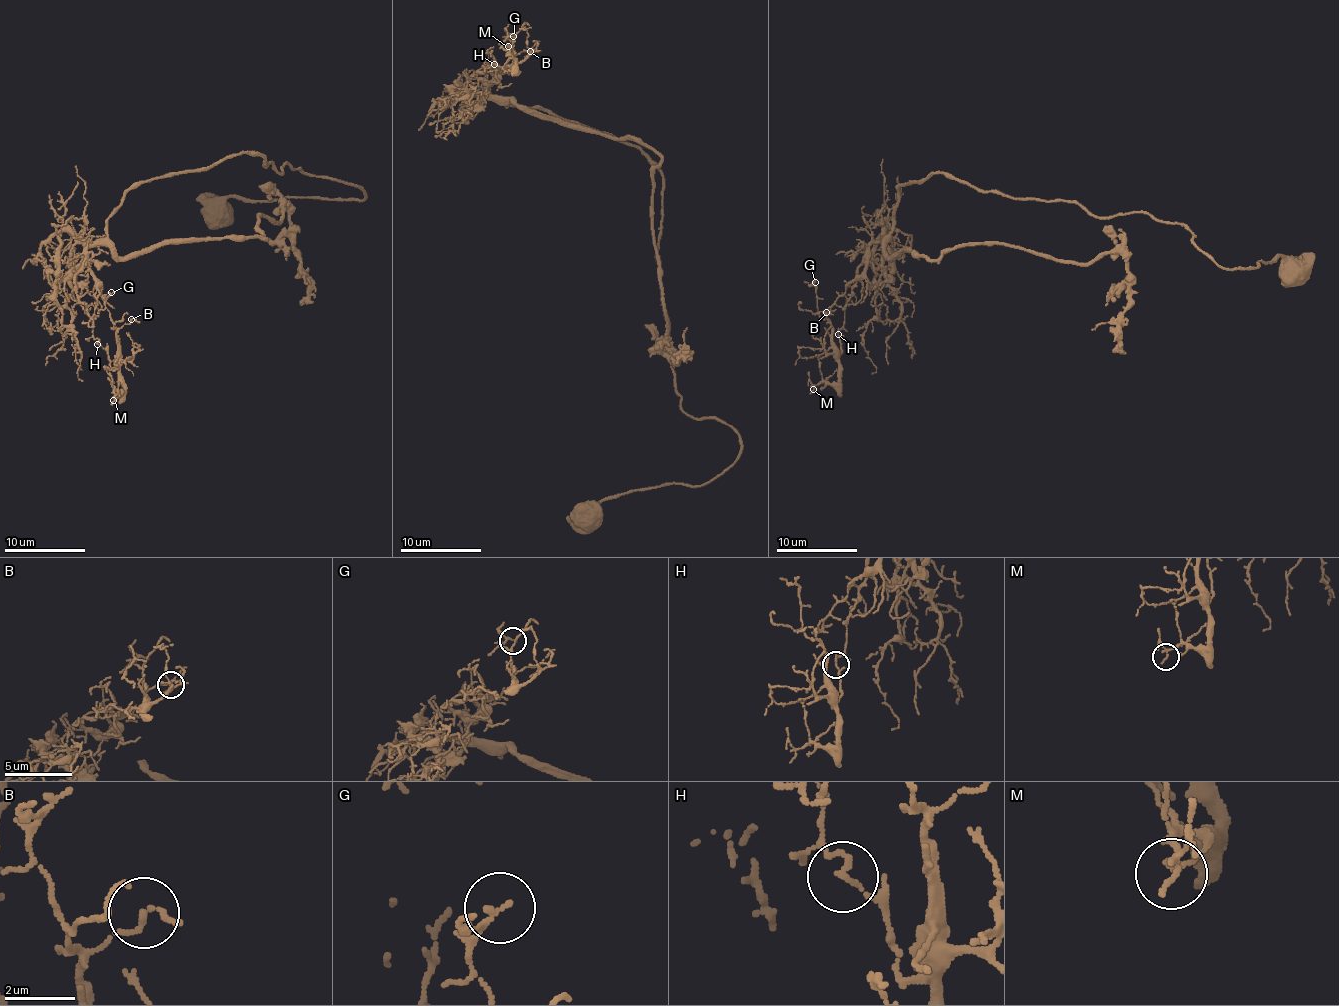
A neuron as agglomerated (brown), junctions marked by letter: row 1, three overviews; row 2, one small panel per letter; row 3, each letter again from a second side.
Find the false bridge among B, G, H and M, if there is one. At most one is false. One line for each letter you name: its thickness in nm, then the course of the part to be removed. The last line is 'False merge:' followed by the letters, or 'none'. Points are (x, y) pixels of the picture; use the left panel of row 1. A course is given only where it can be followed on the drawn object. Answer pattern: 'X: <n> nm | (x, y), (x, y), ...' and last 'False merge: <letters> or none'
H: 130 nm | (97, 344), (117, 368), (120, 392), (112, 387), (112, 375), (106, 367)
False merge: H

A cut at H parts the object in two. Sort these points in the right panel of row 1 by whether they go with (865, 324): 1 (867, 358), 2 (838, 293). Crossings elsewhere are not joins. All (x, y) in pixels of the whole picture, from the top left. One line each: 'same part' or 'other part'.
1: same part
2: same part

